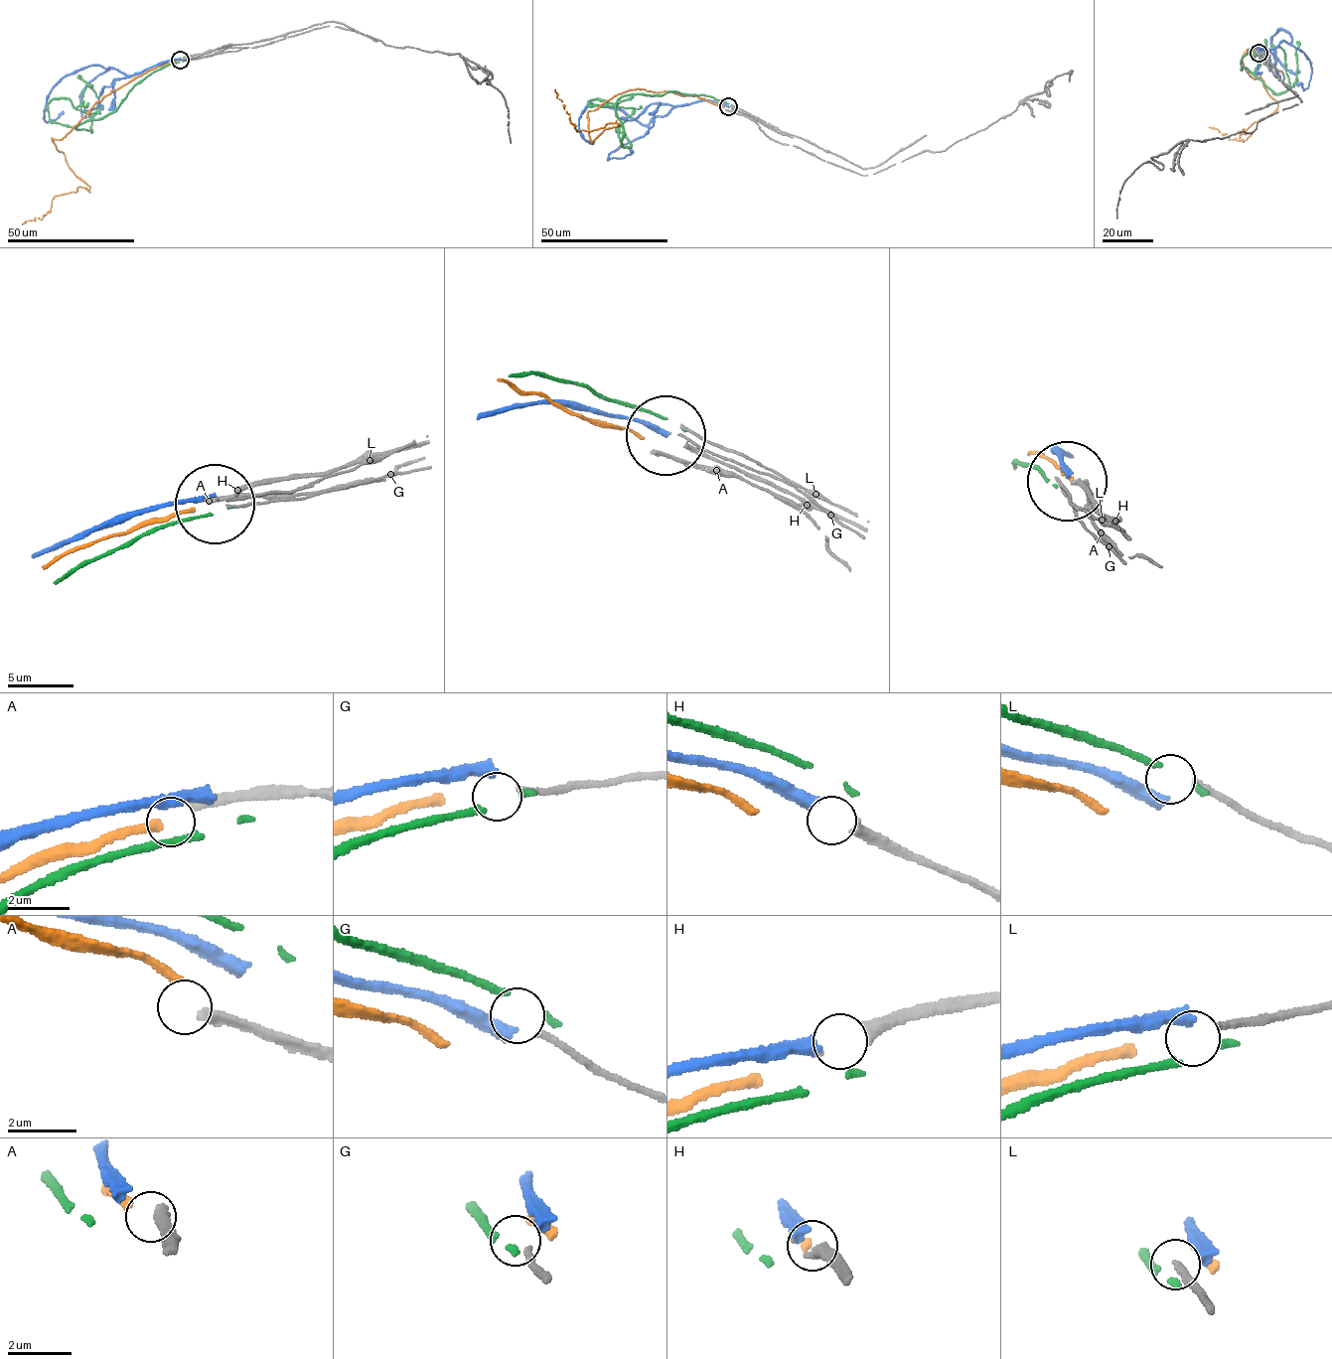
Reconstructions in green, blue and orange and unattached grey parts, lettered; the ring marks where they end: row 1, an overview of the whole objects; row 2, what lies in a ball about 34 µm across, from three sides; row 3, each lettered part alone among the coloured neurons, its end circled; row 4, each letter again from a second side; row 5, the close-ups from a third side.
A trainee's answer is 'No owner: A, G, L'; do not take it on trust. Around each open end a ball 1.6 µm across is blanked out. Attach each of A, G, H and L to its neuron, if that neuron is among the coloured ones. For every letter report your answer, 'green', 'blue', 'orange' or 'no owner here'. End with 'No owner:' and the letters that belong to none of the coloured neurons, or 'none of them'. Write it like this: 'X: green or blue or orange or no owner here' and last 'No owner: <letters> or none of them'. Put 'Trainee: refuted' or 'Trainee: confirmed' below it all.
A: no owner here
G: no owner here
H: blue
L: no owner here
No owner: A, G, L
Trainee: confirmed

